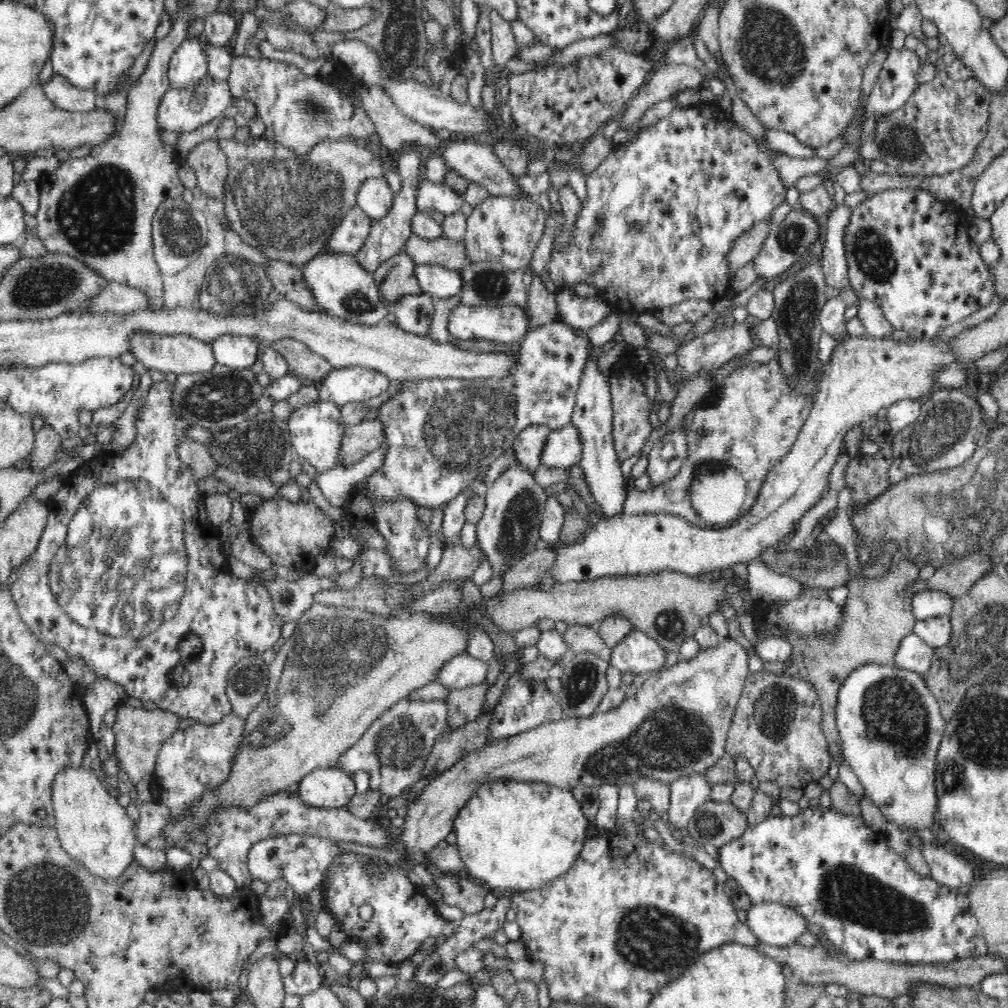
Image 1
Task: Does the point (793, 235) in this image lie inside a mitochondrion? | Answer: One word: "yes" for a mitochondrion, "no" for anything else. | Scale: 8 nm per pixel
yes

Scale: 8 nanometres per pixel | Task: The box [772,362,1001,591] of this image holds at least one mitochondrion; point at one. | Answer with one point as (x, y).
(945, 432)

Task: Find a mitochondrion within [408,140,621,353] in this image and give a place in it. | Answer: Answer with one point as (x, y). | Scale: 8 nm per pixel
(491, 284)

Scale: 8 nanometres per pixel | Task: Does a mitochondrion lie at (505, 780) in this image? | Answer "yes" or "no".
no

